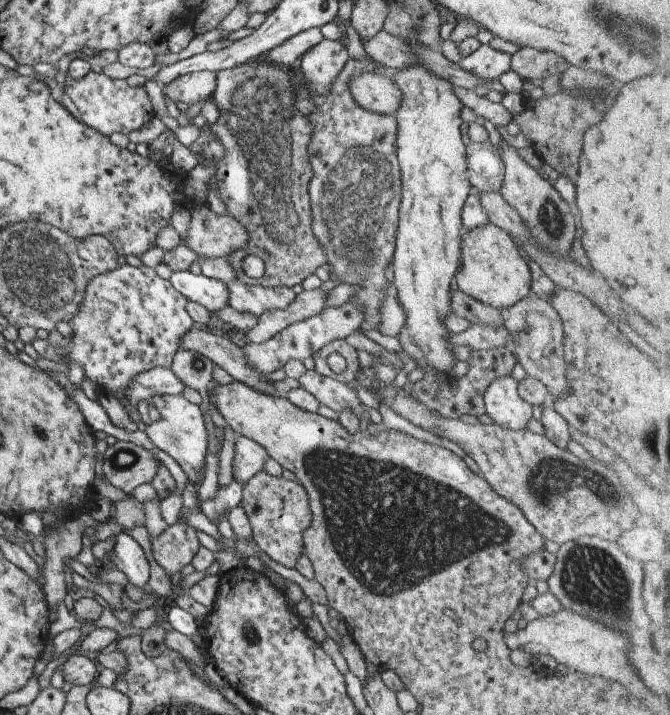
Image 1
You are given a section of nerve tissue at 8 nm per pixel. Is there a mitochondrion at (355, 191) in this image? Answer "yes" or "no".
yes

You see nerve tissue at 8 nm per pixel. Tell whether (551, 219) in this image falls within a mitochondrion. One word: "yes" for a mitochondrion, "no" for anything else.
yes

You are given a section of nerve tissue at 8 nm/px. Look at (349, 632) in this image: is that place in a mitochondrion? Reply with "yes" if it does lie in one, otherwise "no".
no

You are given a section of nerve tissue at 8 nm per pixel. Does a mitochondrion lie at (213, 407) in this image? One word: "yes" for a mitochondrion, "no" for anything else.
no

